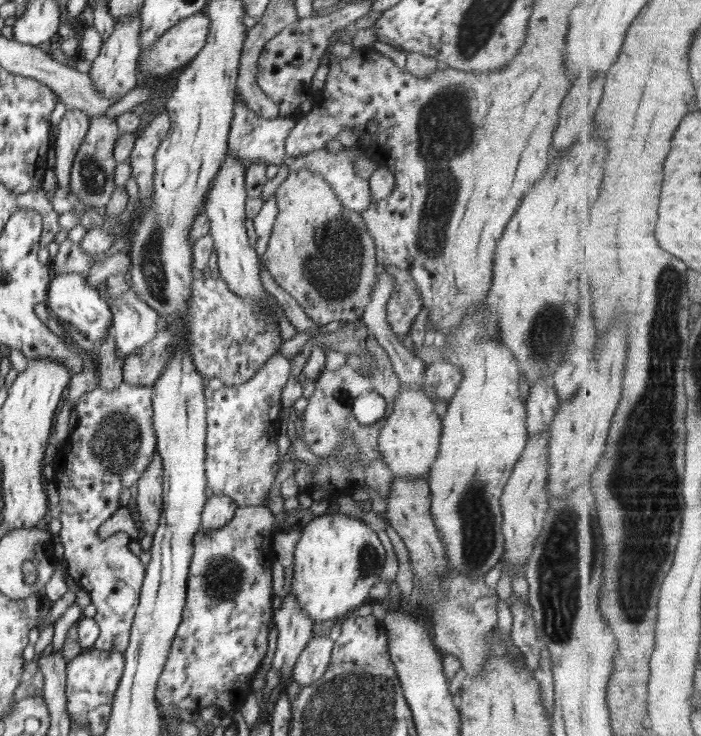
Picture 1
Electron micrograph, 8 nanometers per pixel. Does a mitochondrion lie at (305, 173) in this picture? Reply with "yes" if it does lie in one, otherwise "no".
no

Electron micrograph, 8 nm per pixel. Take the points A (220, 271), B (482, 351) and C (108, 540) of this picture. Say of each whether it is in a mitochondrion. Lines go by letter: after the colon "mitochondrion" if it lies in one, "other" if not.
A: other
B: other
C: other

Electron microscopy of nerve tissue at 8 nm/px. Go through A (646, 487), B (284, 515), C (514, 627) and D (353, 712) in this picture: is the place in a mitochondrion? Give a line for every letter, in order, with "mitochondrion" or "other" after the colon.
A: mitochondrion
B: other
C: other
D: mitochondrion

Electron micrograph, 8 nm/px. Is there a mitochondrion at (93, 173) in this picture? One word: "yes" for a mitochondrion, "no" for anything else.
yes

